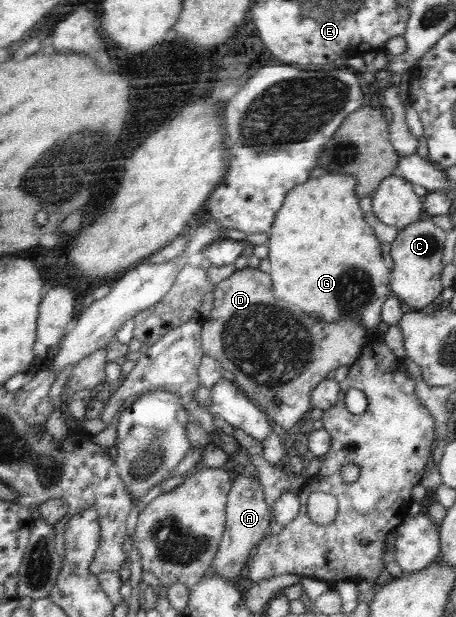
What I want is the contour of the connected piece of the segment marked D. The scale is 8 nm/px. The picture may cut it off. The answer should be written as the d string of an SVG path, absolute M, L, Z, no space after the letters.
M259 268L236 270L230 278L215 286L215 294L214 311L206 320L202 333L204 354L216 357L226 370L235 374L234 380L247 396L286 430L296 427L306 411L313 409L313 393L328 379L330 371L336 371L342 365L354 365L364 353L368 329L362 323L336 321L326 327L324 321L310 317L285 299L278 299L273 276Z

